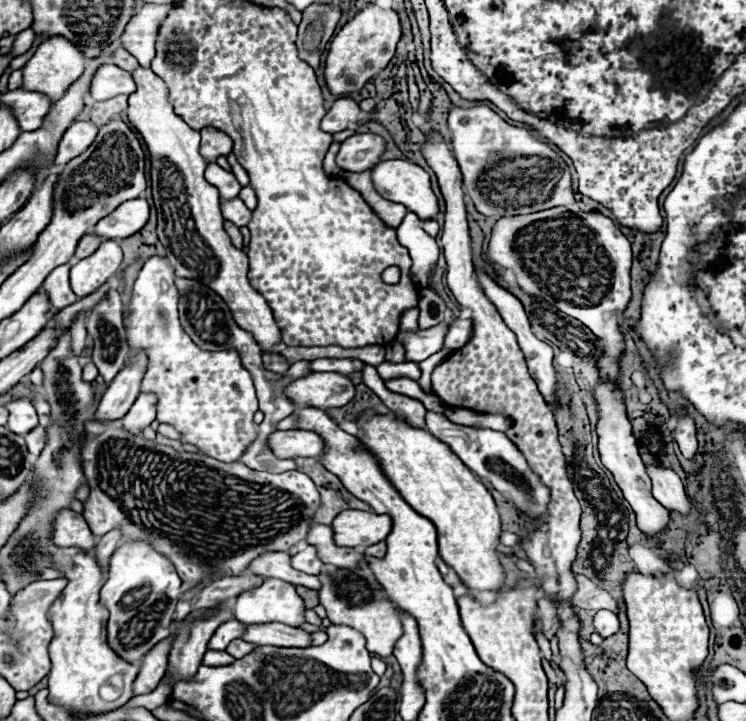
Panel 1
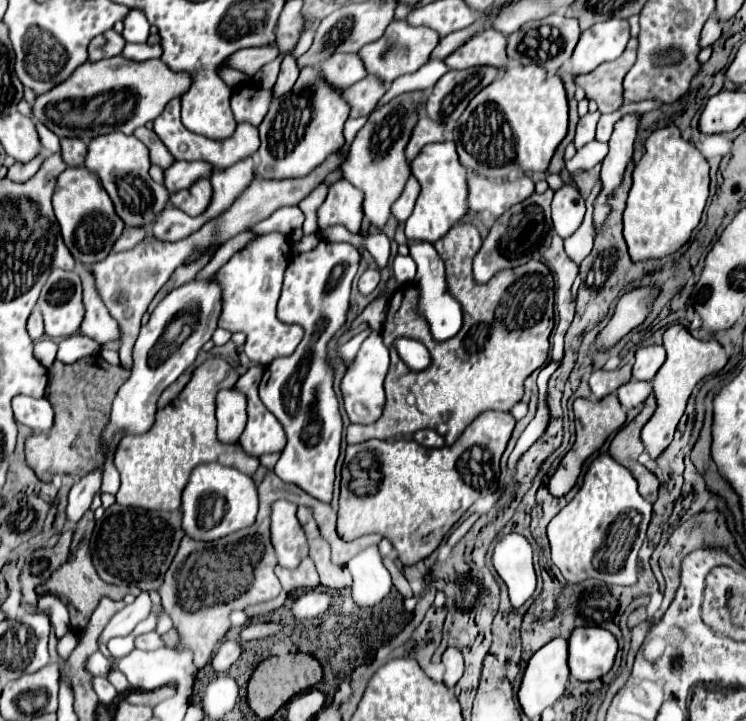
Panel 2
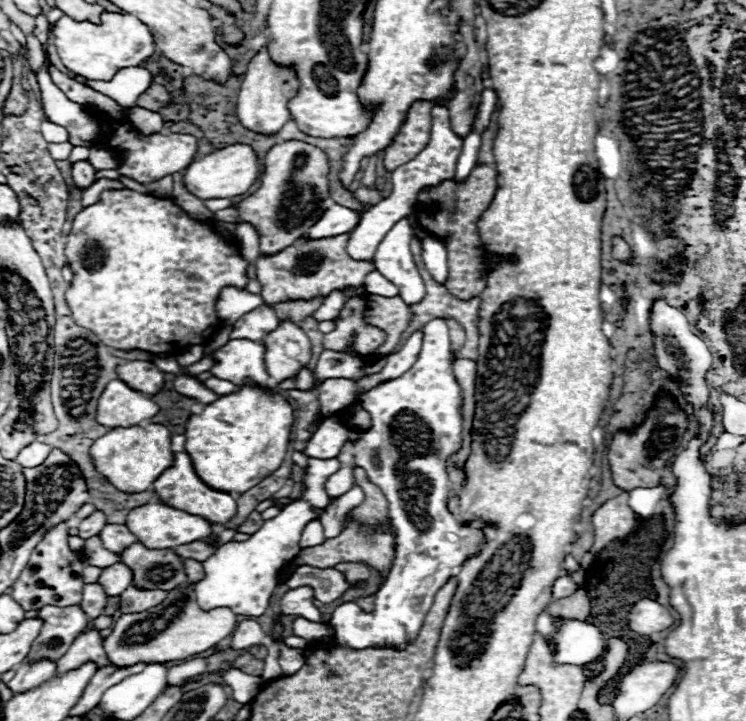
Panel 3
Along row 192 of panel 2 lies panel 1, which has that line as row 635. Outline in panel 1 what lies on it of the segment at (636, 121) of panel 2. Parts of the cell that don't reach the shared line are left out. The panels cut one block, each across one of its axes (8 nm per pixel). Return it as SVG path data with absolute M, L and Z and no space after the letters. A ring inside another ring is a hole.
M600 610L596 616L594 616L594 628L596 632L602 636L602 638L608 638L612 634L618 632L620 624L618 624L618 616L610 610Z

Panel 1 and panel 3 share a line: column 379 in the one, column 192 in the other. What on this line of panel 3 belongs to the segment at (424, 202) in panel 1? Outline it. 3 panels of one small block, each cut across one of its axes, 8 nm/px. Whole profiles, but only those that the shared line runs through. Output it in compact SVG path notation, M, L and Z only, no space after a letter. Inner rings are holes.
M232 144L228 148L216 150L196 162L192 162L186 170L184 170L184 182L188 186L188 190L206 200L206 198L232 198L238 194L244 194L260 176L260 164L258 164L258 156L252 150L252 146L248 144Z

